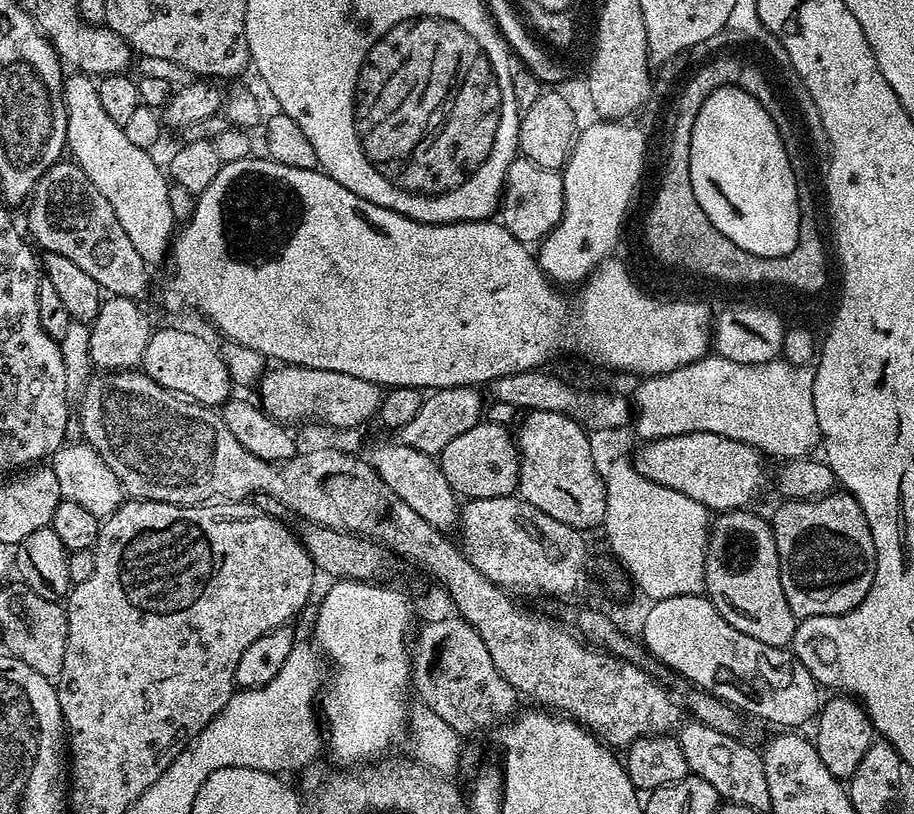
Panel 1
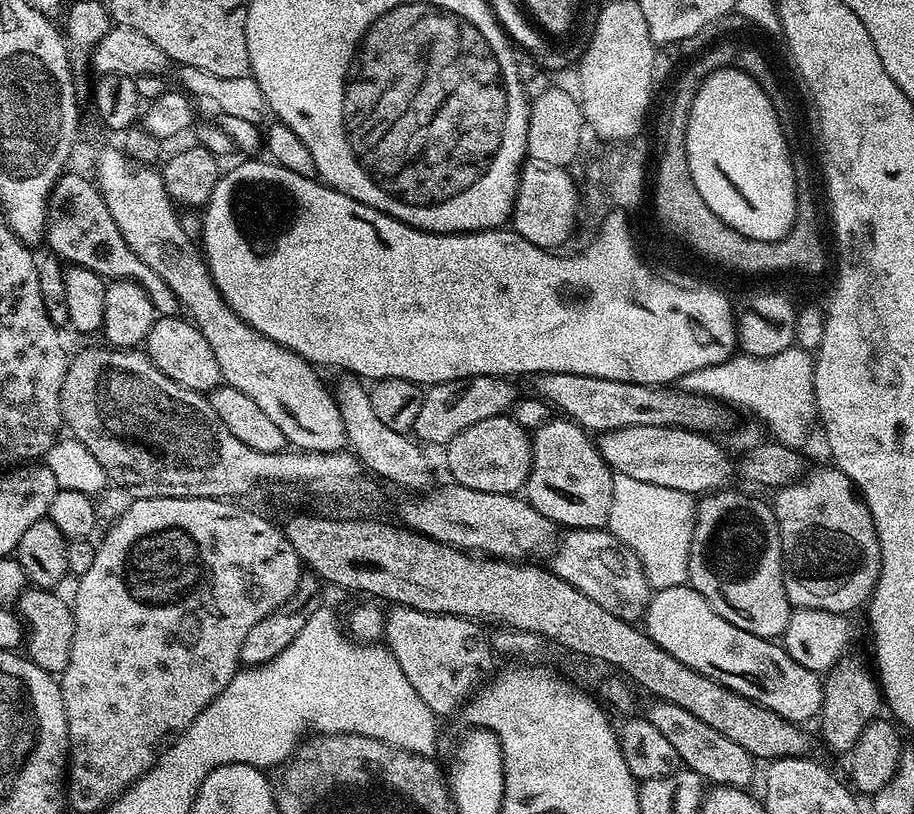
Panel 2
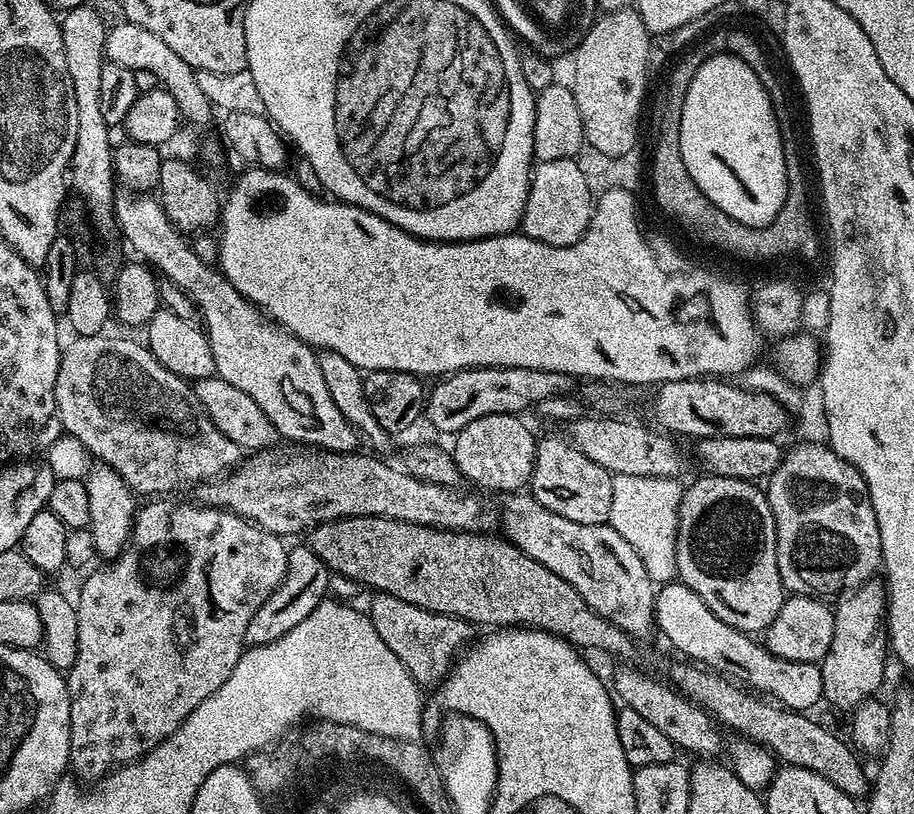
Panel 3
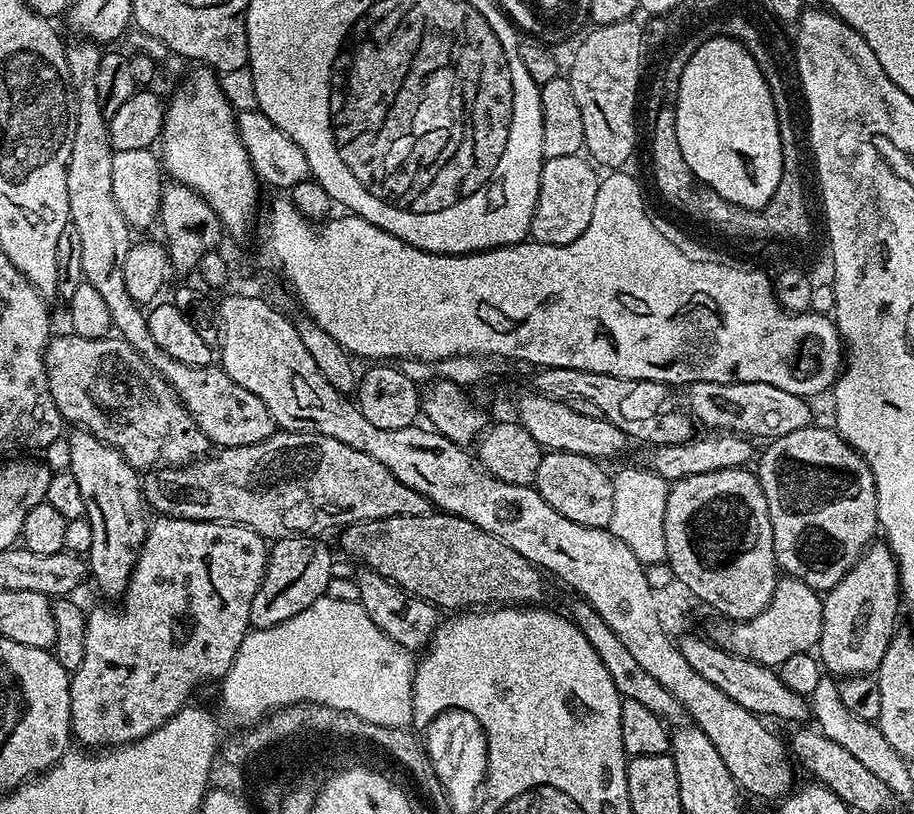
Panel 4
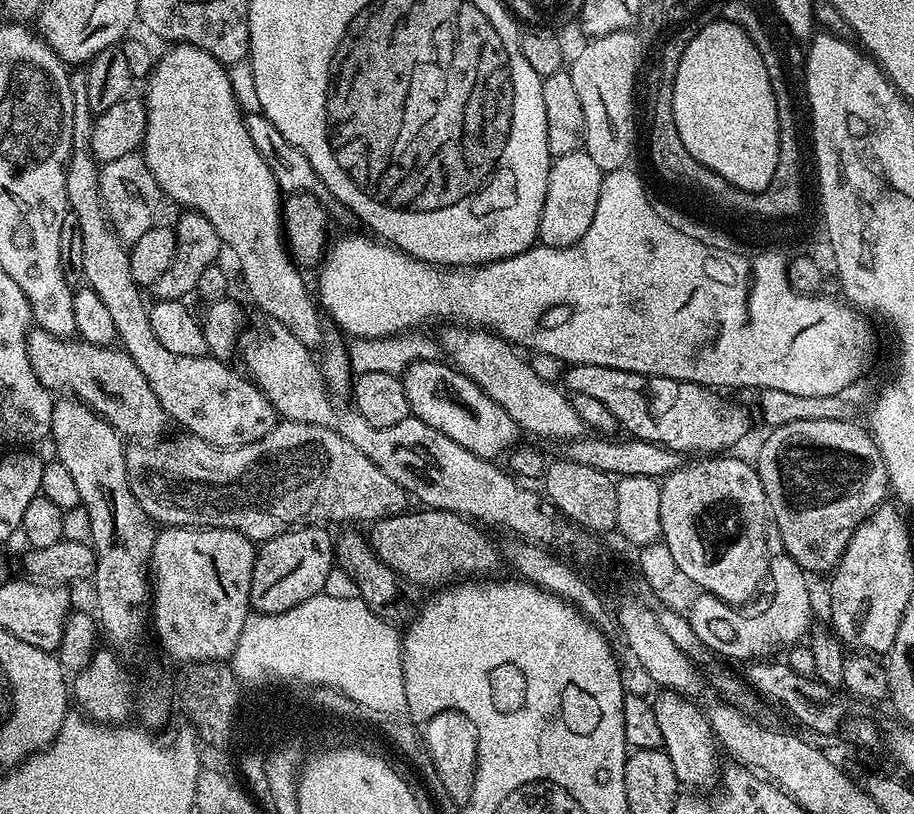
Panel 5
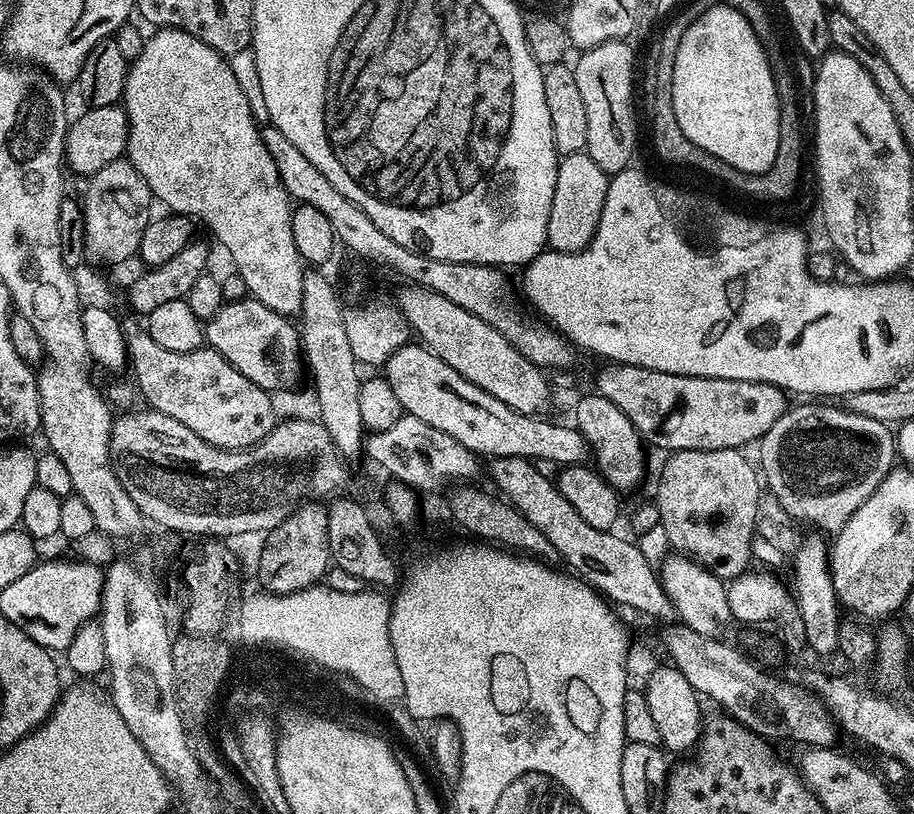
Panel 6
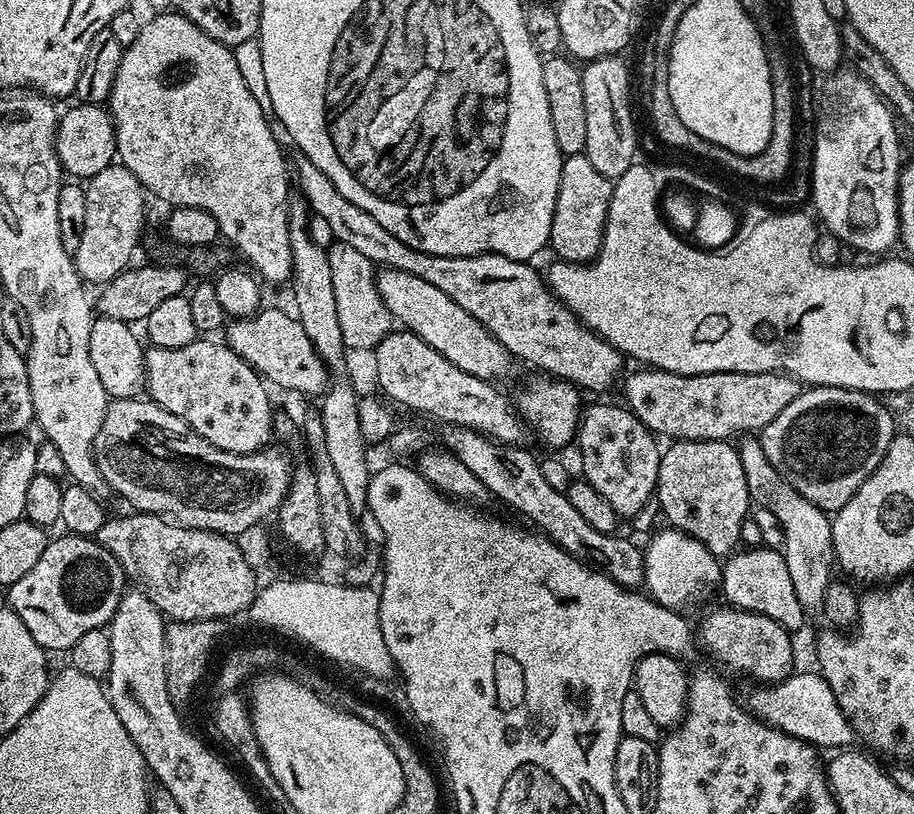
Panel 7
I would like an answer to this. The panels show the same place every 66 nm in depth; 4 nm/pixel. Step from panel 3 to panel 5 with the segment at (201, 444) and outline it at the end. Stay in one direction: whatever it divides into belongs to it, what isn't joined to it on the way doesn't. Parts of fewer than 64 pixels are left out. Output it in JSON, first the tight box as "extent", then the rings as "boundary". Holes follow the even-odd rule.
{"extent":[26,326,170,438],"boundary":[[[33,326],[28,329],[26,354],[30,354],[30,366],[44,388],[65,388],[68,391],[65,393],[81,400],[87,408],[93,408],[121,437],[156,438],[161,435],[164,423],[169,423],[170,417],[164,412],[162,402],[158,402],[154,390],[150,390],[146,374],[134,366],[134,358],[127,356],[119,346],[87,344]]]}

